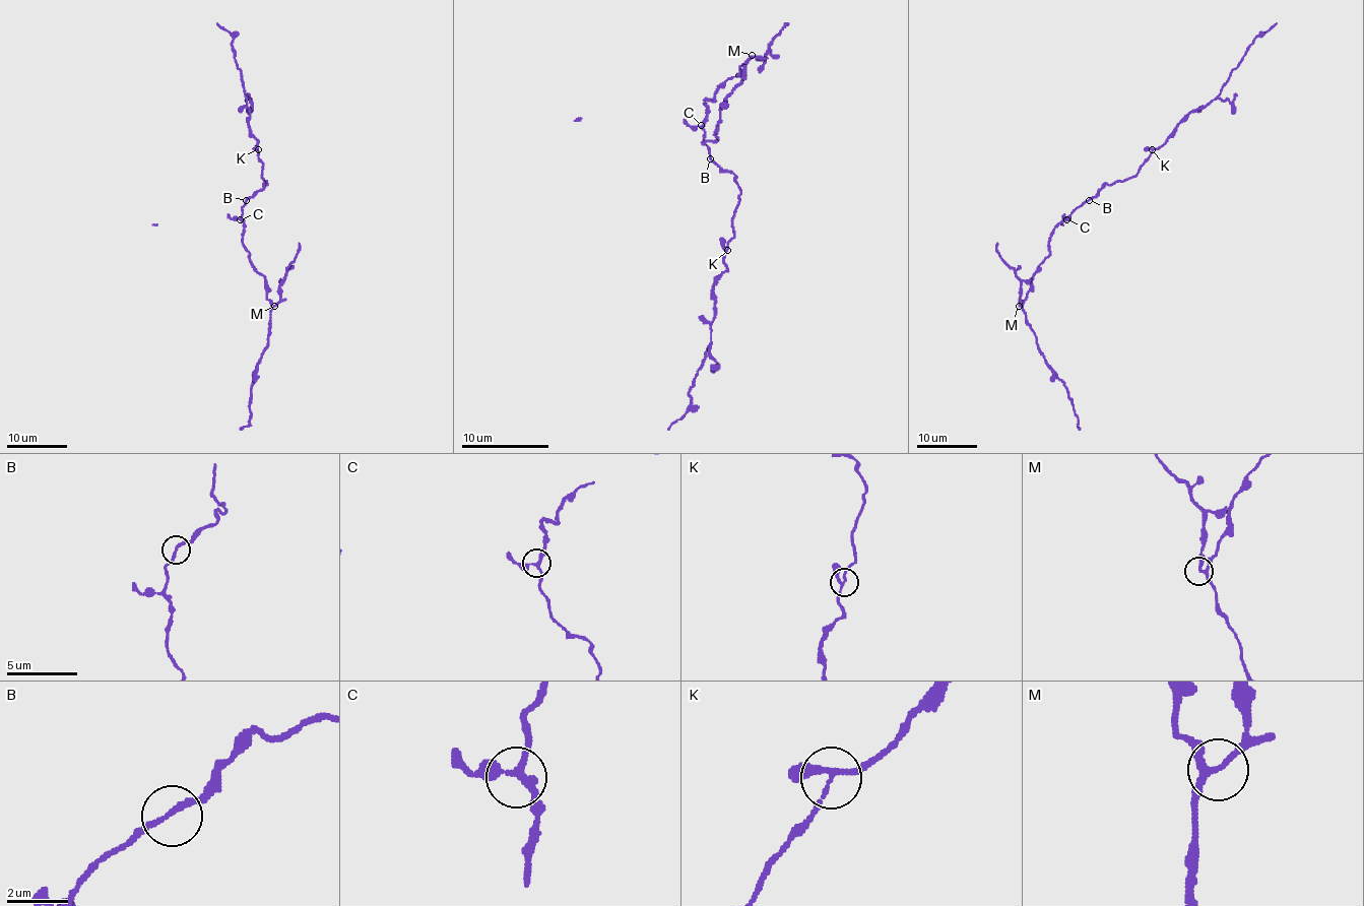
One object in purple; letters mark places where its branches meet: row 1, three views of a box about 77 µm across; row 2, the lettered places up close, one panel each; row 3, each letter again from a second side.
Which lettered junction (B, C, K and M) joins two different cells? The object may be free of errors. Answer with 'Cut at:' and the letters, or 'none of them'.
Cut at: none of them

